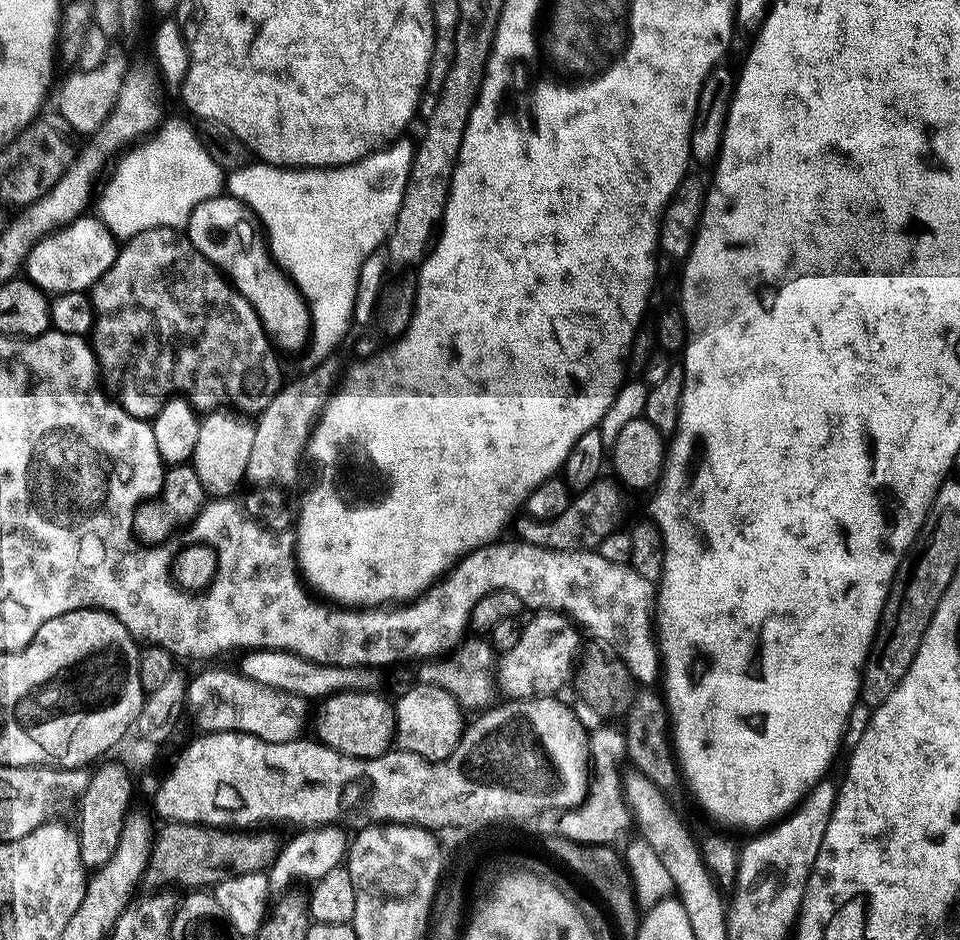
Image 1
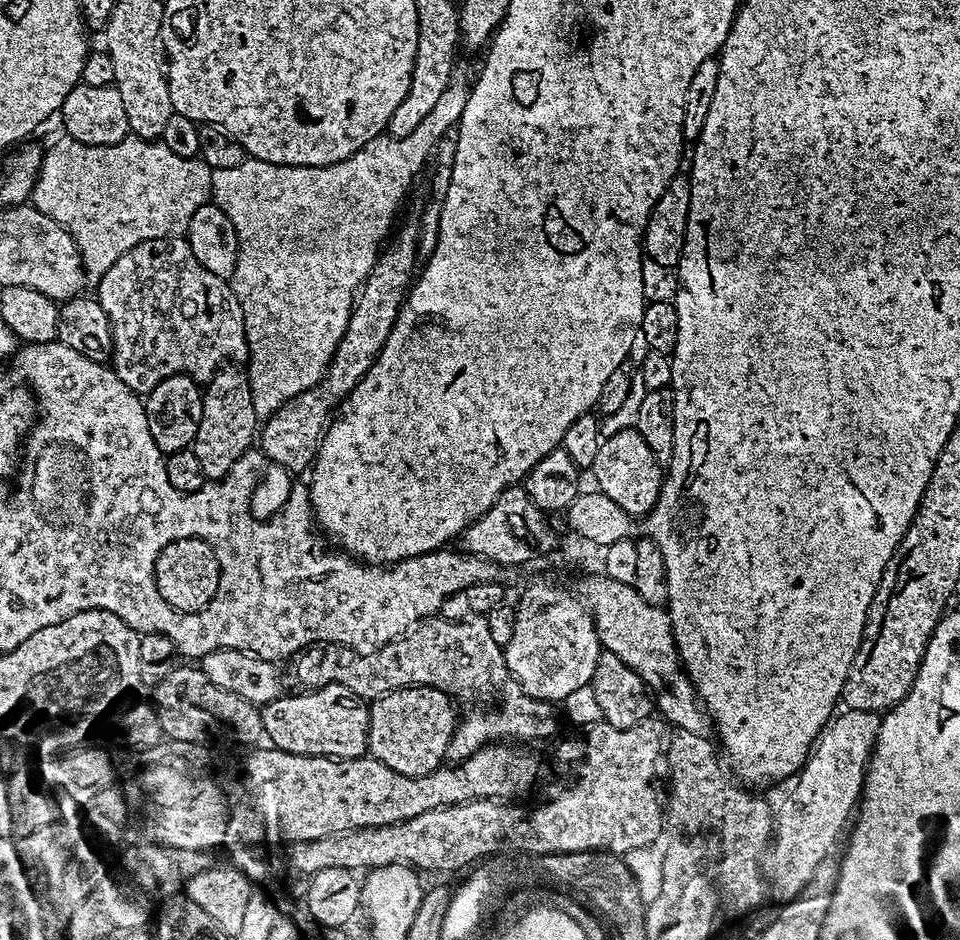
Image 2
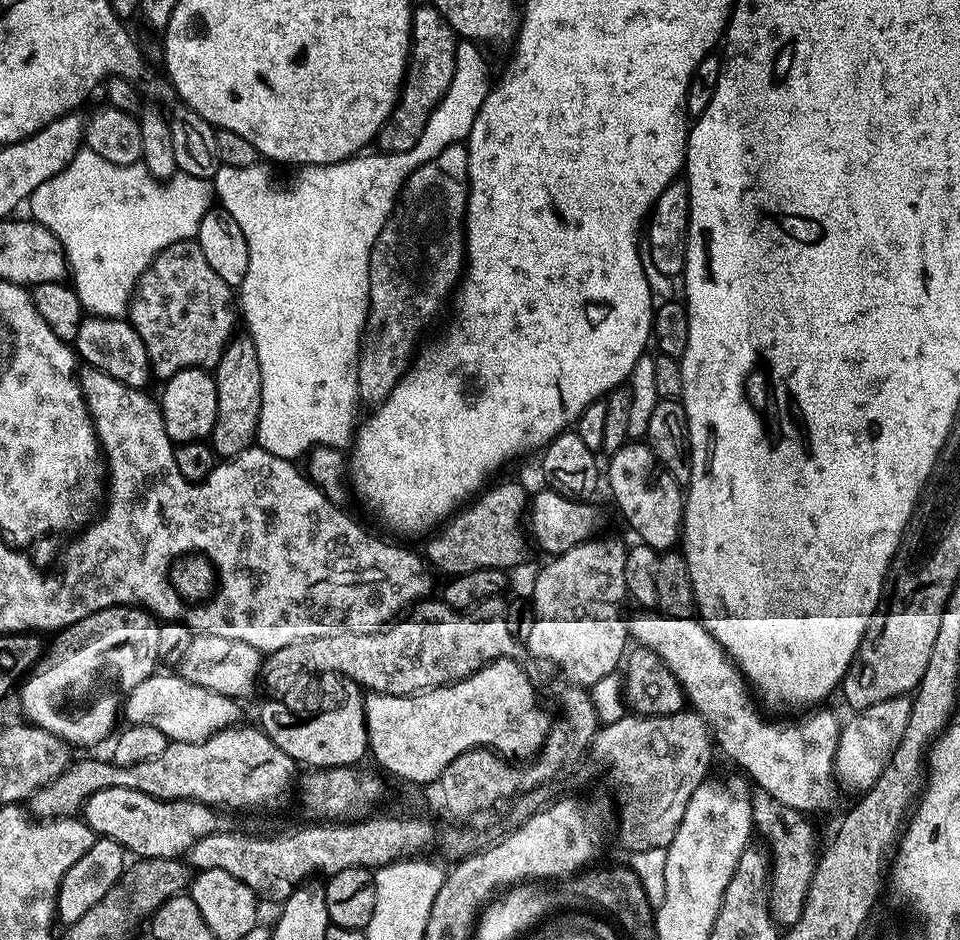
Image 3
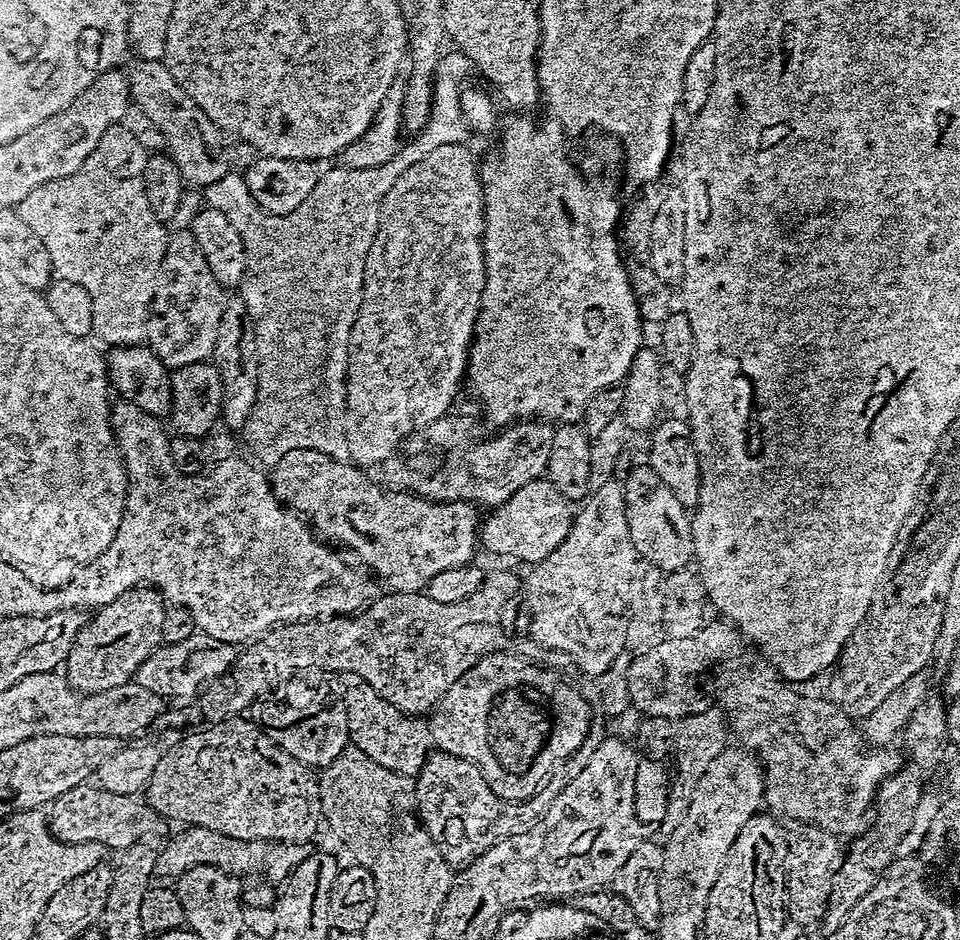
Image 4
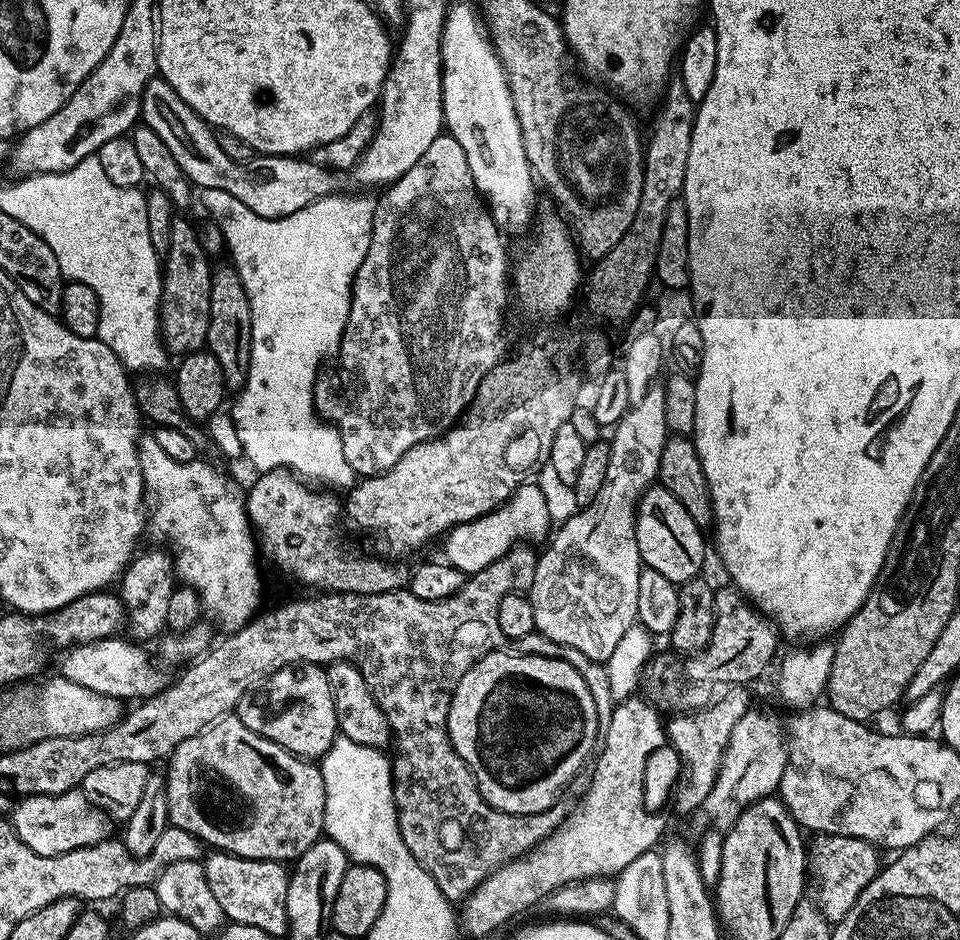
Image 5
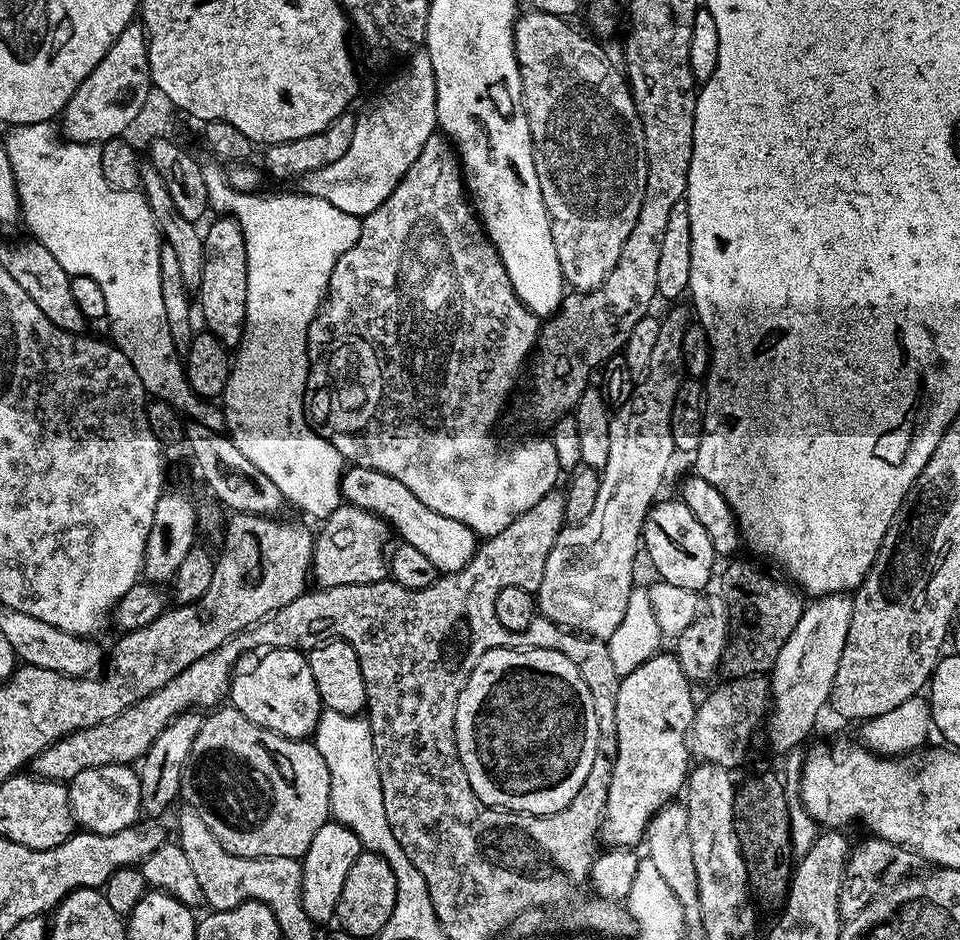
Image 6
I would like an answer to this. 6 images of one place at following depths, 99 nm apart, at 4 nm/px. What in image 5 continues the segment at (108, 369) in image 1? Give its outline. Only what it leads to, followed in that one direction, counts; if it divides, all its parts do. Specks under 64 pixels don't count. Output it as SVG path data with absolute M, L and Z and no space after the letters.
M173 219L170 226L170 250L162 258L162 283L160 285L160 338L169 353L183 358L189 352L201 351L208 342L210 326L210 282L214 271L213 261L202 250L199 231L188 220Z

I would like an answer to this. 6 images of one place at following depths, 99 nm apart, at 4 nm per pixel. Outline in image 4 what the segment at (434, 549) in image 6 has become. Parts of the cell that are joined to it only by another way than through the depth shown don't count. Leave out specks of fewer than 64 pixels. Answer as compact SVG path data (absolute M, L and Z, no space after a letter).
M546 478L531 480L483 521L479 543L496 556L521 560L525 566L542 562L564 541L574 519L569 501Z

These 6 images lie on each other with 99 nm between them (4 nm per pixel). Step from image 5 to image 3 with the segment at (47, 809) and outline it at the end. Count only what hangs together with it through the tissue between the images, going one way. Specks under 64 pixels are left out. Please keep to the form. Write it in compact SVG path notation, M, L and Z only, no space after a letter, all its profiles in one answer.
M129 788L98 790L82 809L82 819L93 834L118 842L136 858L176 858L187 853L189 846L213 827L212 816L213 809L206 804L194 804L190 800L159 800Z

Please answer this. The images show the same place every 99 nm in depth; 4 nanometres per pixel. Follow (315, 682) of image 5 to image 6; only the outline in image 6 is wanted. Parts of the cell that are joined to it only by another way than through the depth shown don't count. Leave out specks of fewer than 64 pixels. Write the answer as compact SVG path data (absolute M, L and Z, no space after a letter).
M266 648L248 659L237 663L233 671L232 683L228 686L227 695L231 707L236 708L246 718L250 718L254 726L262 726L274 734L291 740L309 739L316 731L322 705L314 682L314 674L310 674L310 662L307 655L298 648Z

